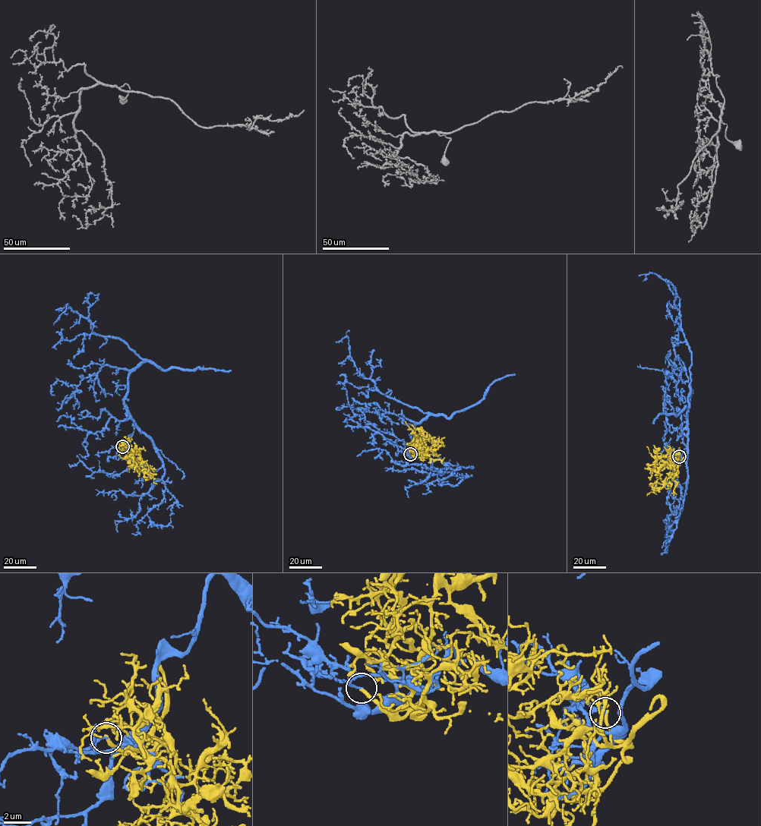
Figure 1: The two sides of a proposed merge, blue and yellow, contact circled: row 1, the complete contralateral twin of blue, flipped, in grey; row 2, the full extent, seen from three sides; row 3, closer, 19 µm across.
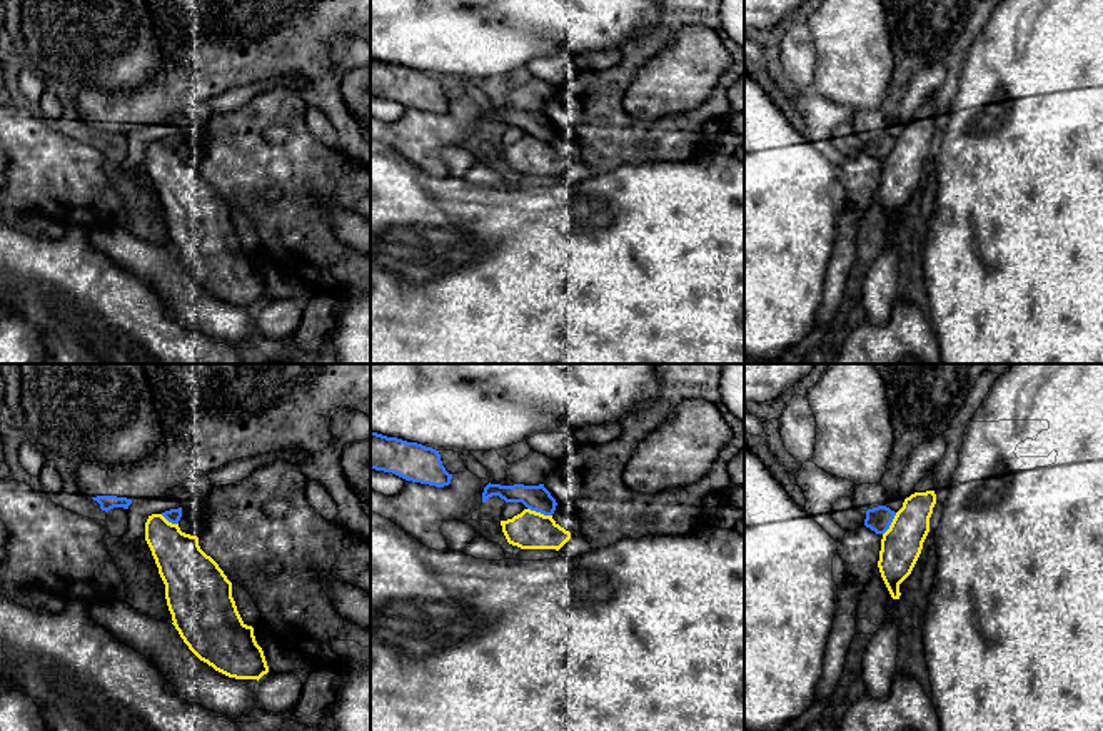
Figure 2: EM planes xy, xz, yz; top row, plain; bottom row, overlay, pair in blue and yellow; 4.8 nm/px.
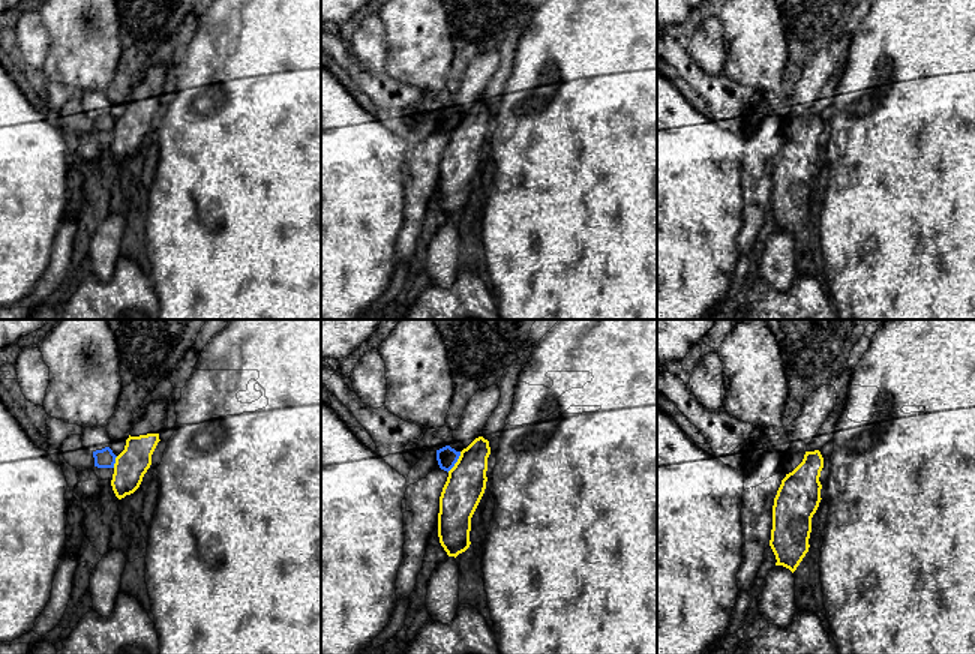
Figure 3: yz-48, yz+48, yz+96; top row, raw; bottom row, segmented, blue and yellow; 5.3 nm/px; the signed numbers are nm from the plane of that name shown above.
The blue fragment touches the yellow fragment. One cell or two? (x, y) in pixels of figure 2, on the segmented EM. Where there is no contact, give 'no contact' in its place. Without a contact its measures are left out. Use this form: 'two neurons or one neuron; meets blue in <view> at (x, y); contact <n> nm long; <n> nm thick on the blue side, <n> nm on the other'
two neurons; meets blue in xz at (539, 511); contact 130 nm long; 130 nm thick on the blue side, 190 nm on the other

